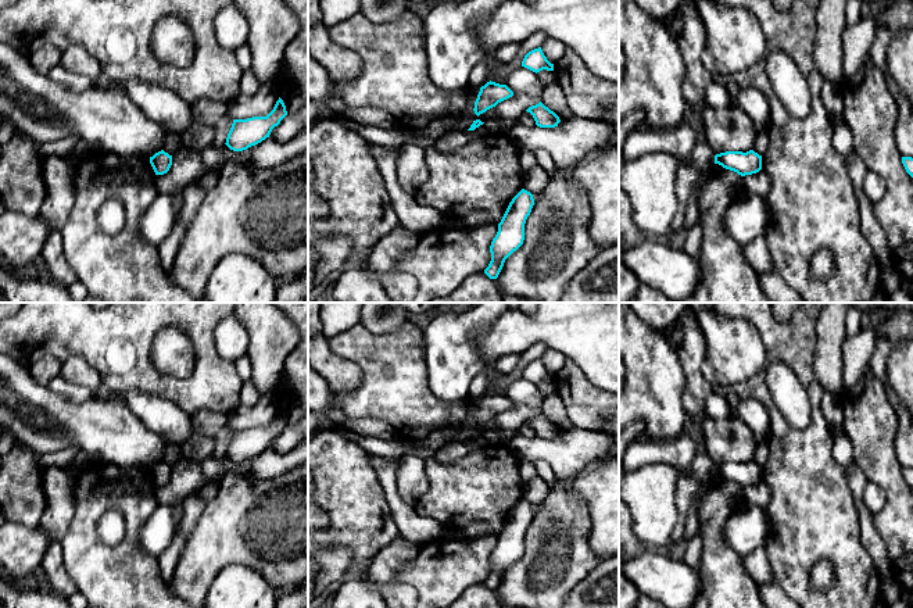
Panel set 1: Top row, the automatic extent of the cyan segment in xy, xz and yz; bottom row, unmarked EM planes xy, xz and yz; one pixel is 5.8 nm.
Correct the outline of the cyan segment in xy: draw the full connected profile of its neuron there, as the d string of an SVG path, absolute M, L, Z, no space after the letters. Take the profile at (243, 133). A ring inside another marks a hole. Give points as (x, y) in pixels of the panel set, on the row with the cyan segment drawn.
M279 97L273 110L266 117L233 119L226 137L226 146L233 151L243 151L269 137L272 129L287 115L286 105Z

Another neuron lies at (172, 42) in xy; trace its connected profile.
M167 15L154 25L150 50L158 62L186 68L196 56L196 36L180 15Z

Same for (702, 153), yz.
M699 140L692 150L691 158L699 164L703 172L710 172L713 168L715 155L716 154L712 147L705 140Z

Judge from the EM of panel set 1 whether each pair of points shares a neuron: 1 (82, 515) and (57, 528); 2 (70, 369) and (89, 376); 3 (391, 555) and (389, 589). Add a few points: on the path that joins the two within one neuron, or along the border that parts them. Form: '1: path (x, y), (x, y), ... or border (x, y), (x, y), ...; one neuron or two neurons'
1: border (77, 489), (74, 517), (68, 529), (58, 540); two neurons
2: path (74, 369), (85, 375); one neuron
3: path (389, 564), (389, 580); one neuron

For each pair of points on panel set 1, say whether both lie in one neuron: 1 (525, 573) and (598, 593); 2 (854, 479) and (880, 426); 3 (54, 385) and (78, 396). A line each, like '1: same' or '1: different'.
1: different
2: different
3: same

